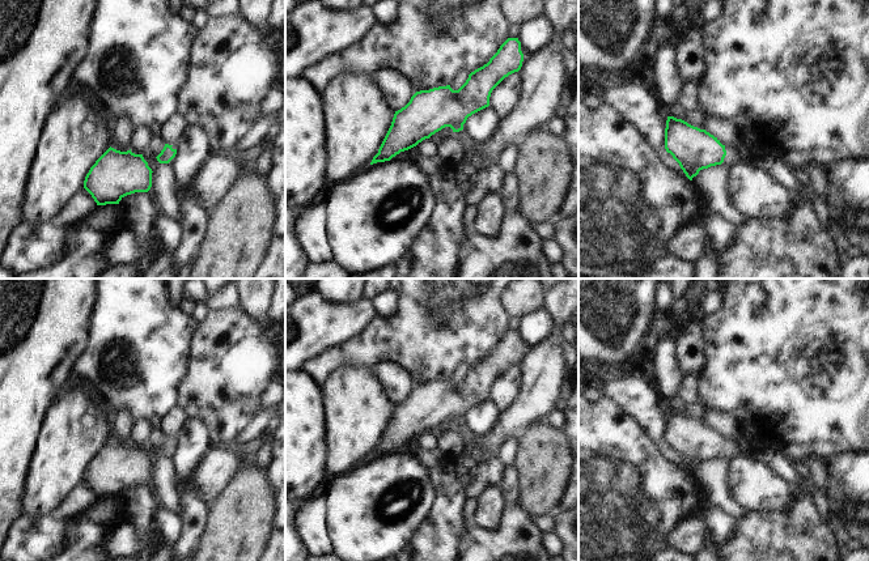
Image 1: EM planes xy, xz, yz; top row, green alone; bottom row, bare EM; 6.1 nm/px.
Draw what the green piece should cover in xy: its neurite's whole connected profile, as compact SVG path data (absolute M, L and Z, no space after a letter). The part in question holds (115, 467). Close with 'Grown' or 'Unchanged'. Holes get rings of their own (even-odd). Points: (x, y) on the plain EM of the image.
M110 439L90 460L84 473L84 481L97 498L119 497L127 488L148 485L152 480L152 466L143 447L135 447L131 442L120 445Z. Unchanged

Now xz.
M508 331L487 357L469 367L458 383L446 378L416 384L404 400L395 404L370 458L390 454L400 445L450 420L466 445L466 455L478 464L486 464L497 450L483 450L463 417L469 409L489 399L492 383L505 370L518 365L522 354L521 335L518 331Z. Grown

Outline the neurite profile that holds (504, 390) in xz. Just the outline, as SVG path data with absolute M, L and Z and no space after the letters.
M514 365L505 370L491 386L489 400L504 412L517 398L521 386L521 369Z

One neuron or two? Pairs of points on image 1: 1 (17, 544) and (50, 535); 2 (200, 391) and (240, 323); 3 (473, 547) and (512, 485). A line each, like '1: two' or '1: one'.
1: one
2: one
3: one

